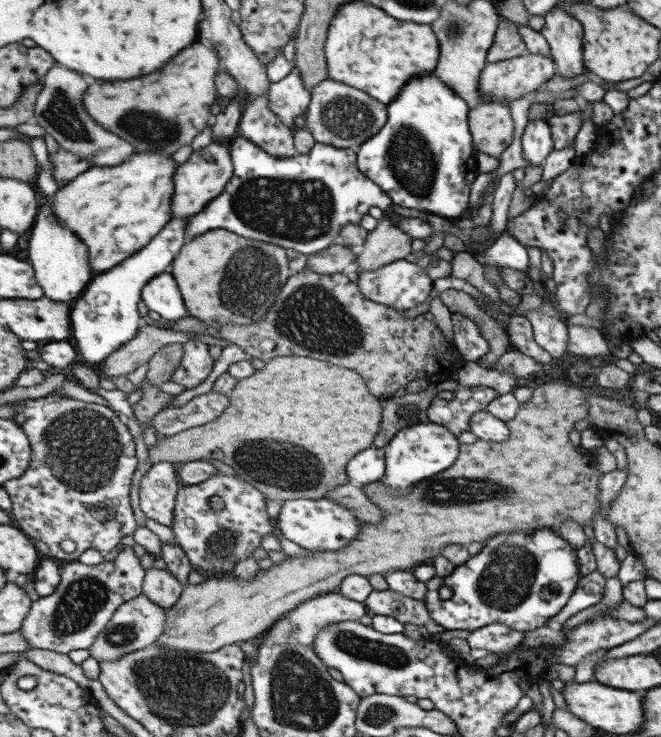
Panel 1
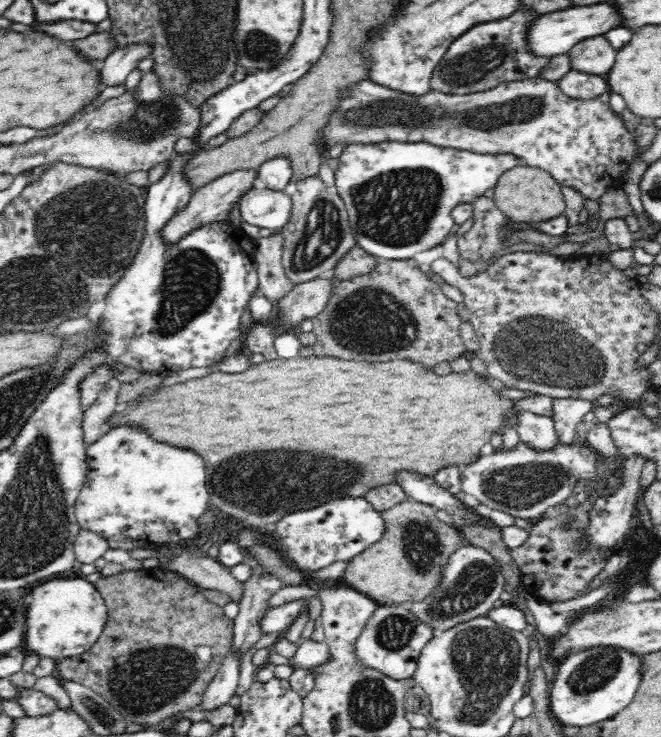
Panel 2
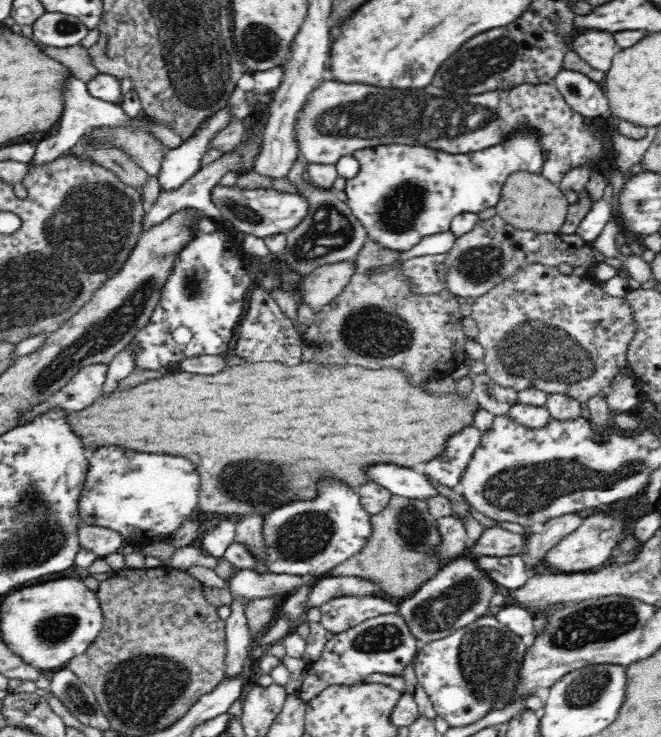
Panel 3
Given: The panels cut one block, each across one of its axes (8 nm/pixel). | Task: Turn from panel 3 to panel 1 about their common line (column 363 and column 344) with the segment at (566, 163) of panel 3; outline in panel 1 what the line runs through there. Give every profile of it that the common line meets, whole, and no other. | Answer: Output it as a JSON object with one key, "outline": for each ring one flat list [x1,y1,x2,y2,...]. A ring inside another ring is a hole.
{"outline":[[329,78,321,80,310,91,310,102,303,115,305,126,315,143,335,148,356,149,369,140,385,124,386,106,349,85]]}

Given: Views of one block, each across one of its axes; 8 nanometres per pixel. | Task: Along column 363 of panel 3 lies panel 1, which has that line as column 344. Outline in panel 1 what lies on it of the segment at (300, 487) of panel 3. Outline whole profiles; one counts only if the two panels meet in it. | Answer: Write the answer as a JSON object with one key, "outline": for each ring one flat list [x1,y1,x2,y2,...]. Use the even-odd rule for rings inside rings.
{"outline":[[277,356,265,361,263,367,251,376,235,382,227,394,229,402,217,418,201,426,167,435,147,448,149,461,151,464,183,464,209,457,229,466,235,477,251,484,267,501,316,500,349,483,345,468,347,460,359,450,369,448,379,430,379,398,371,396,367,390,363,379,349,368,339,368,304,356]]}

